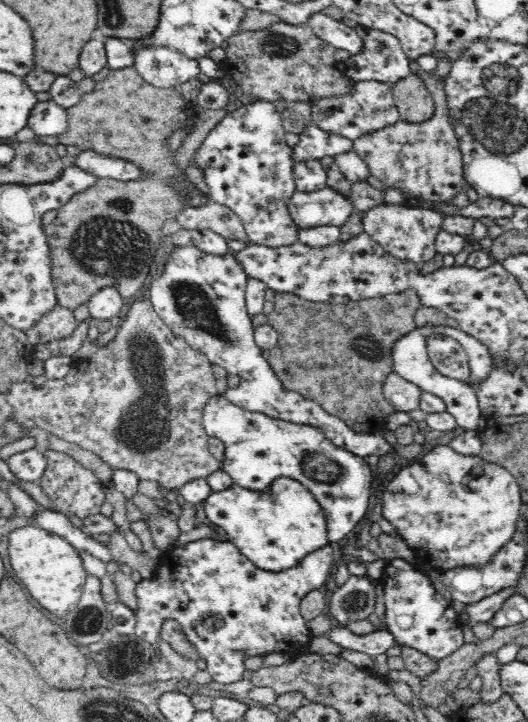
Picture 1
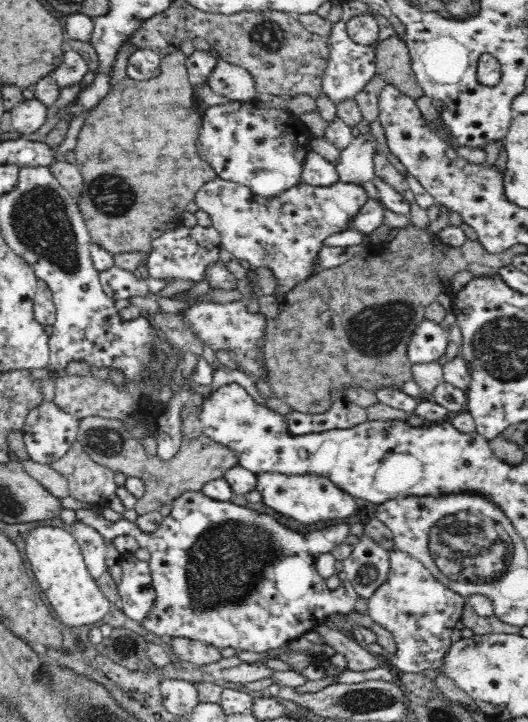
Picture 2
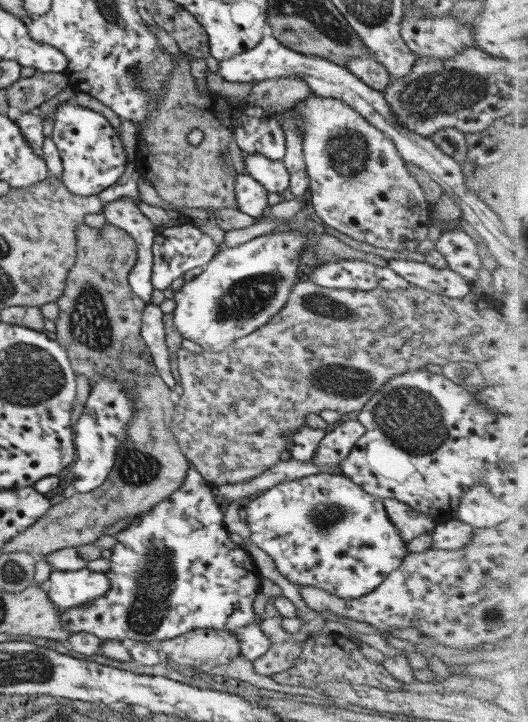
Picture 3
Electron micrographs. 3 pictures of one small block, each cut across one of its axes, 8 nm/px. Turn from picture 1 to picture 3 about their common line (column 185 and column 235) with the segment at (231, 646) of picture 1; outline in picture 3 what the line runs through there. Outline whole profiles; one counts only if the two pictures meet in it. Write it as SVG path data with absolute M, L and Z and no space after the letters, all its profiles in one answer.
M187 461L187 475L180 484L180 487L169 494L168 498L157 502L155 506L149 508L144 514L139 516L133 516L129 525L117 533L115 537L115 545L113 545L111 554L109 556L109 569L103 572L103 575L109 579L109 590L107 594L91 600L87 606L77 606L77 608L67 608L64 612L59 614L59 621L61 621L61 627L68 633L75 633L75 631L85 631L89 634L95 635L97 638L103 639L117 639L123 640L124 638L130 638L131 640L141 642L151 642L151 640L164 641L178 637L185 634L185 632L193 631L195 629L225 629L231 631L237 639L239 639L240 654L248 661L253 661L259 658L261 654L265 654L267 648L269 648L269 639L265 636L258 625L254 622L252 602L258 592L261 592L261 578L260 574L256 570L249 554L239 544L235 544L229 537L228 532L223 526L221 521L223 518L223 507L219 505L218 500L211 494L211 487L206 483L201 475L195 470L195 468Z

